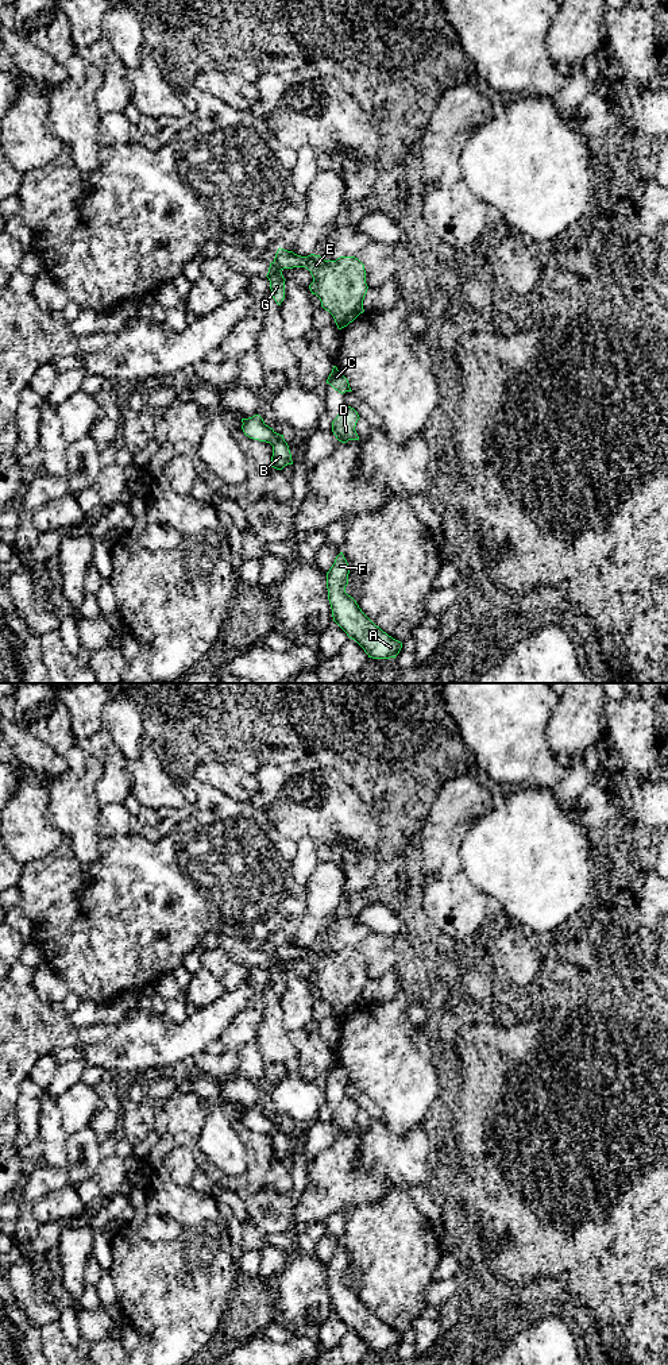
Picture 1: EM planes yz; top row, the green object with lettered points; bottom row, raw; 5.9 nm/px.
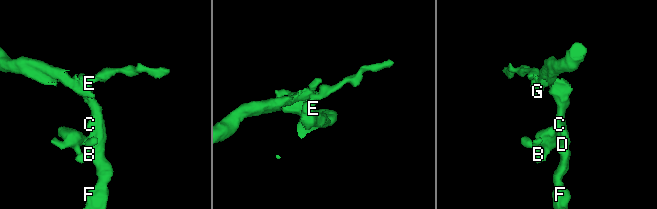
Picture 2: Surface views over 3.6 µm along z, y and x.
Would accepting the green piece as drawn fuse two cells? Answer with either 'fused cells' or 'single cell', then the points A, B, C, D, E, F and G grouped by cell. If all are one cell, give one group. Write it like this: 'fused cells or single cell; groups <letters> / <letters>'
fused cells; groups A B C D E F / G

